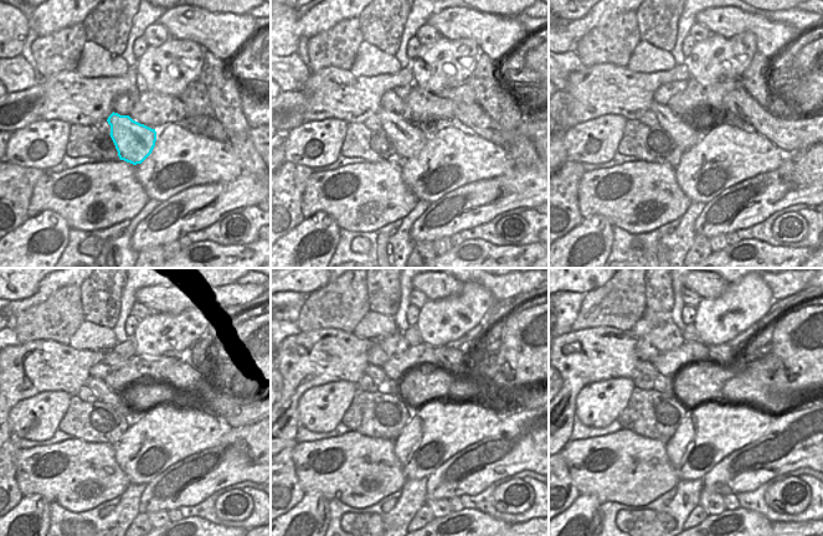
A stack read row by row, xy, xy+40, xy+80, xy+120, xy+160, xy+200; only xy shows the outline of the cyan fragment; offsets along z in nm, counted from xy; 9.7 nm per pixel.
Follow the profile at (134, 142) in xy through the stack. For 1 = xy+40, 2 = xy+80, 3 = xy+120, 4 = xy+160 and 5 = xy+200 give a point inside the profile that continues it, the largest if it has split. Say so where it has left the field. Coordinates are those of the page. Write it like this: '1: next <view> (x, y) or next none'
1: next xy+40 (409, 139)
2: next xy+80 (685, 137)
3: next xy+120 (104, 393)
4: next xy+160 (376, 374)
5: next xy+200 (646, 367)

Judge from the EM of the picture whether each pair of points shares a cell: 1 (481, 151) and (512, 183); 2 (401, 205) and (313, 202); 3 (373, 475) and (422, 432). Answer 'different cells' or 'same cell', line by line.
1: different cells
2: same cell
3: different cells

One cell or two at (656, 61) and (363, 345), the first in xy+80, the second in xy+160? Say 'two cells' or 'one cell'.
two cells

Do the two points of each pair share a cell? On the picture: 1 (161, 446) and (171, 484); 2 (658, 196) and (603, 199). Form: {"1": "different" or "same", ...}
{"1": "different", "2": "same"}

